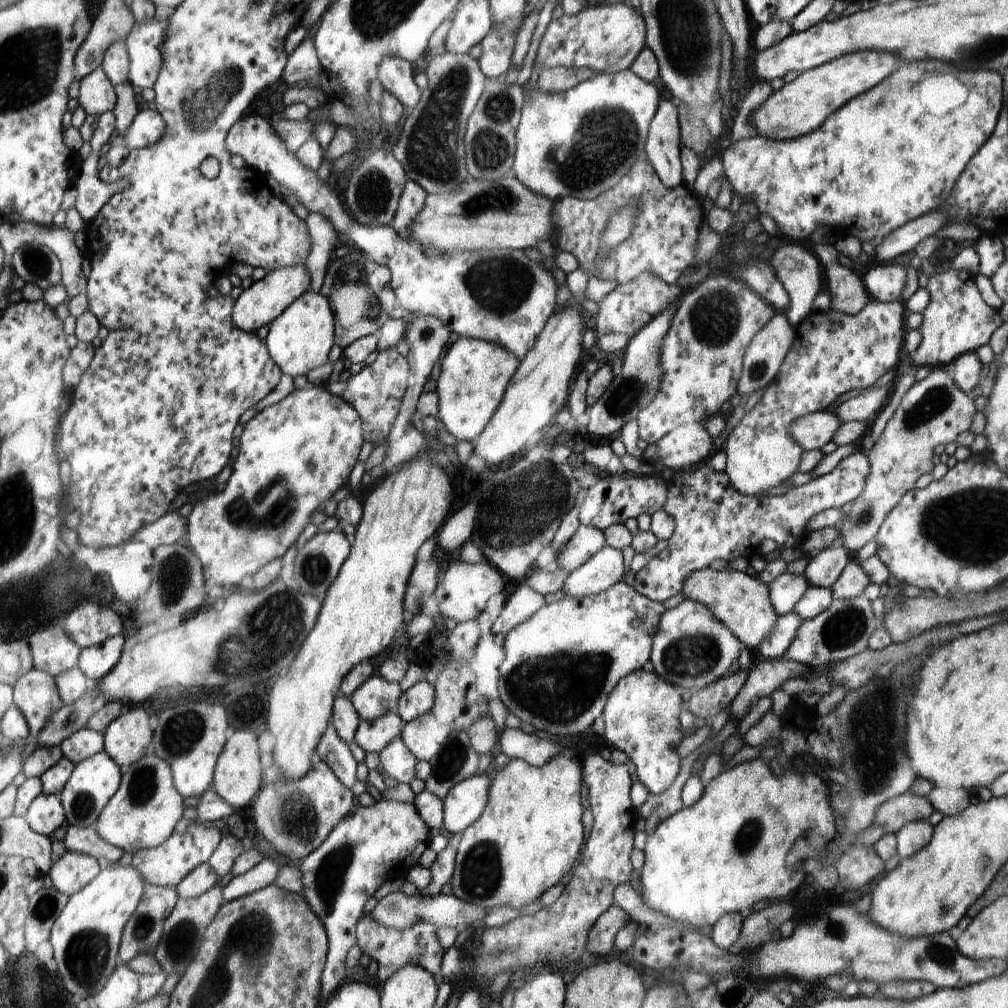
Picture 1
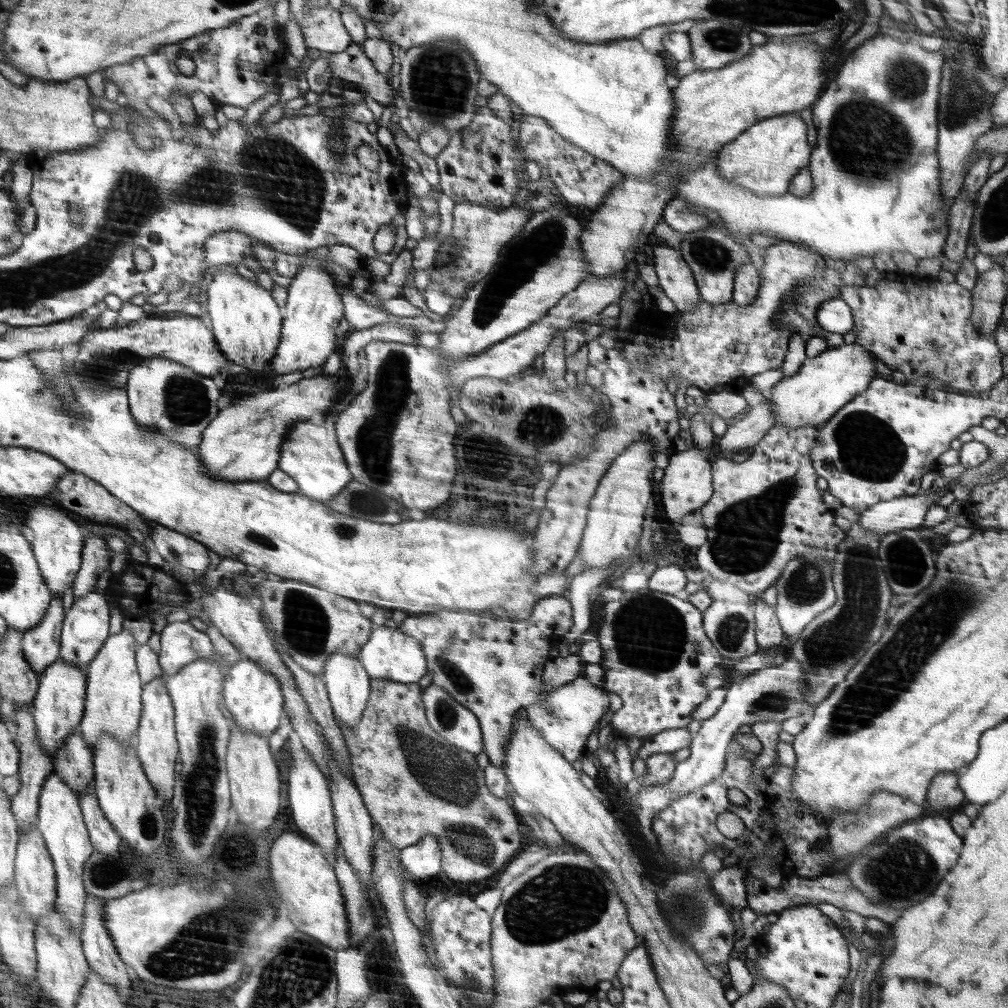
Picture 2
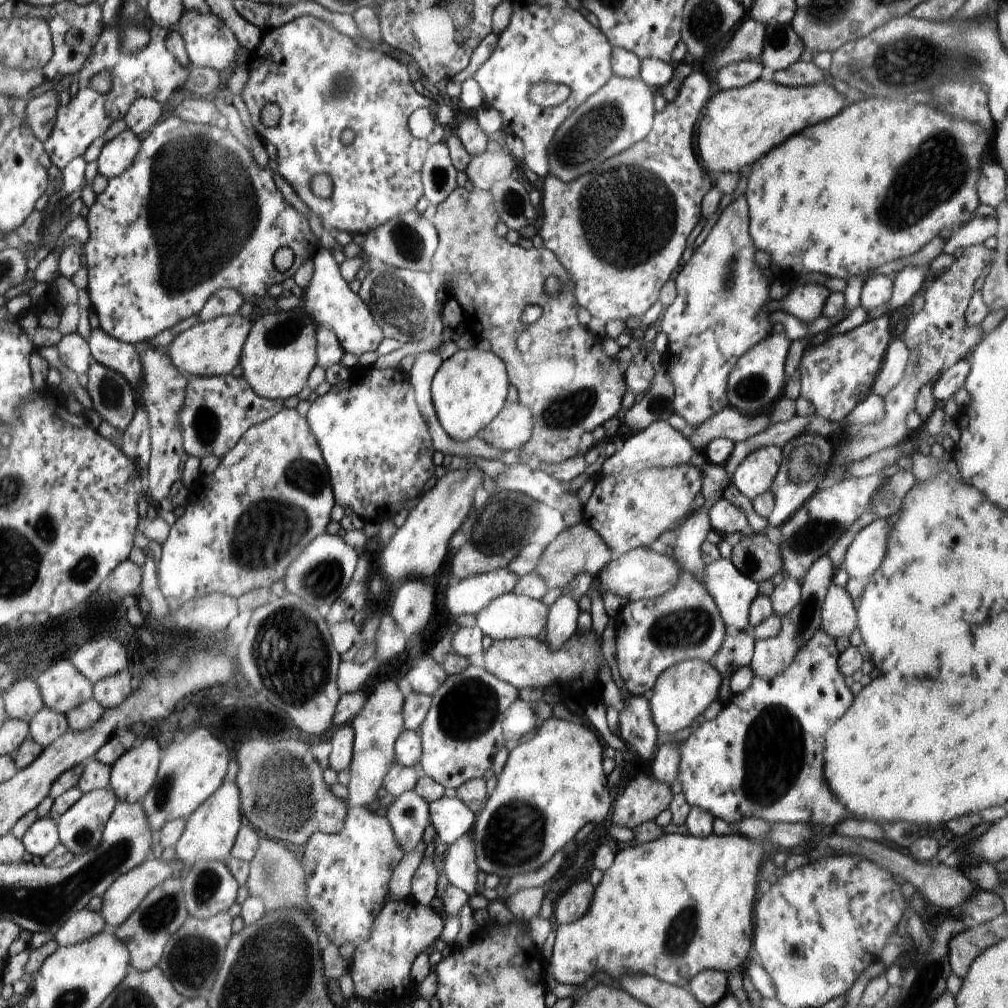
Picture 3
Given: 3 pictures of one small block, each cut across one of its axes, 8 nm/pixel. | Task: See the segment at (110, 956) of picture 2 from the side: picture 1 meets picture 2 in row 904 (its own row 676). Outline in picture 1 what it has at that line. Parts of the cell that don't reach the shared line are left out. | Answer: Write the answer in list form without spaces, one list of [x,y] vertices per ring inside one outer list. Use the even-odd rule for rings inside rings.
[[[118,635],[98,647],[84,649],[79,666],[90,678],[90,682],[104,680],[120,664],[130,644],[130,640]]]

